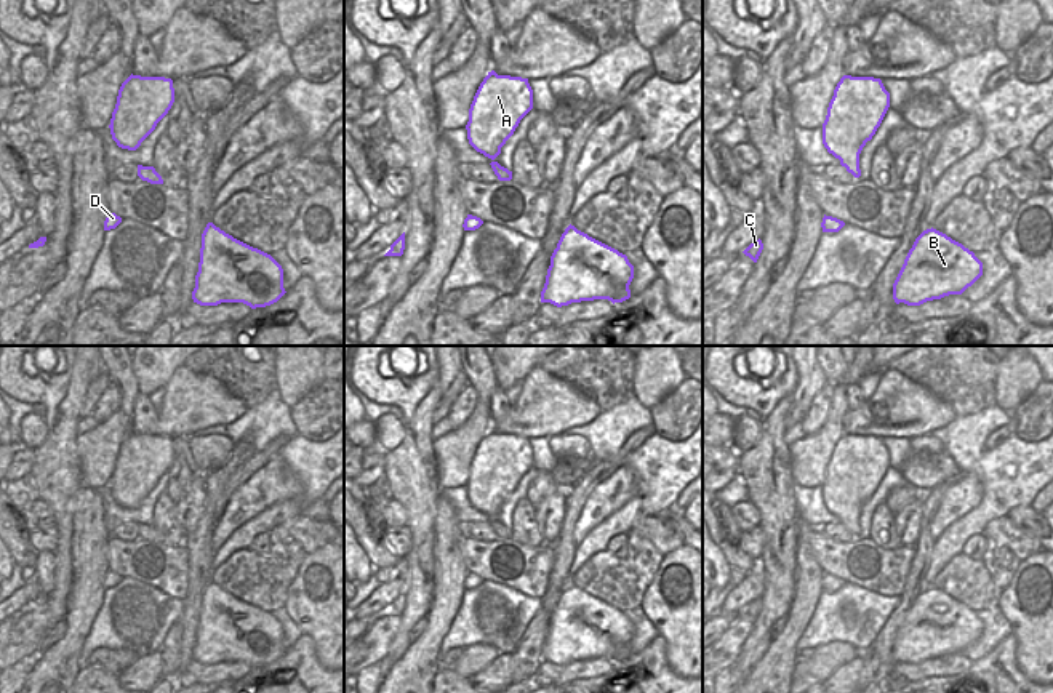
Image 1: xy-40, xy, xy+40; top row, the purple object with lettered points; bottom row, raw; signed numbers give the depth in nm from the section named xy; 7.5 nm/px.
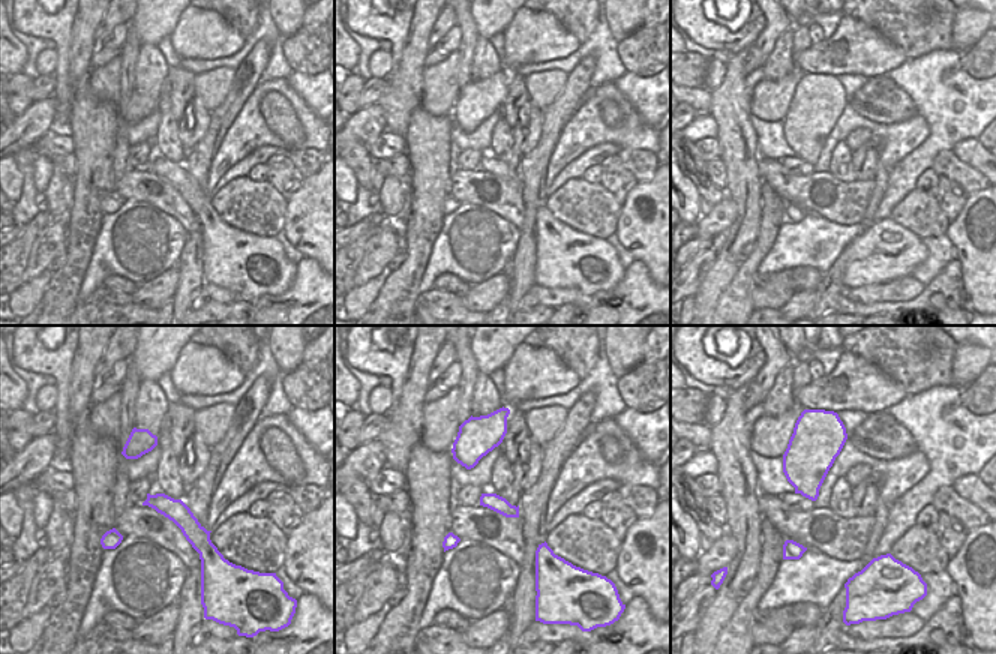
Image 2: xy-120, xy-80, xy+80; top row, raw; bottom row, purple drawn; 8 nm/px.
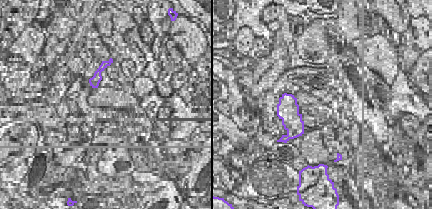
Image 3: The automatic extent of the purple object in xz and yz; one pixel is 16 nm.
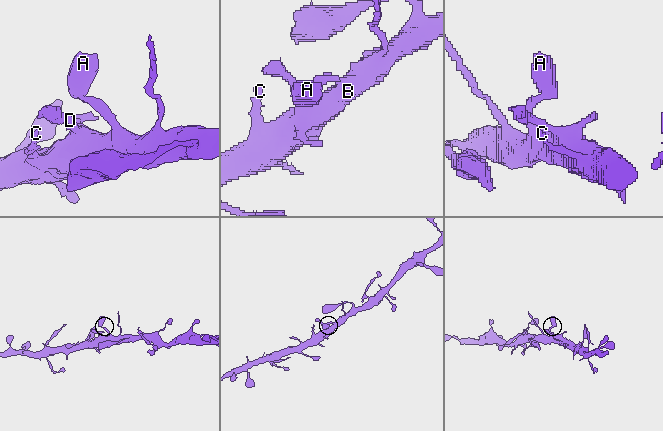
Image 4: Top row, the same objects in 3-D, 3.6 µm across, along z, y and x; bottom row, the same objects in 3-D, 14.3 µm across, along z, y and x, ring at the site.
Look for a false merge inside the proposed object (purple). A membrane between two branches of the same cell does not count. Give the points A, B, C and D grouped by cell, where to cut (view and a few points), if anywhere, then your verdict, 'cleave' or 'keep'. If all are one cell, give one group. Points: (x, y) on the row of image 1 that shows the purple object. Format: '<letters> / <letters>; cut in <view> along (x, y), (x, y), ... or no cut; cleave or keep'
A B C D; no cut; keep

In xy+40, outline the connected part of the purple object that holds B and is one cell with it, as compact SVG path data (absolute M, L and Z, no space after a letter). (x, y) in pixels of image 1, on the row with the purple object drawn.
M936 229L923 230L909 250L893 283L896 304L920 306L962 294L983 275L973 251Z

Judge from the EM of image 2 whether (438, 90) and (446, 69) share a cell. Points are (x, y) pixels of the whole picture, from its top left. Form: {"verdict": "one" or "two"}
{"verdict": "one"}

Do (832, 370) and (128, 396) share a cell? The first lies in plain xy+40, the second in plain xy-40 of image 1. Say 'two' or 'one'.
one

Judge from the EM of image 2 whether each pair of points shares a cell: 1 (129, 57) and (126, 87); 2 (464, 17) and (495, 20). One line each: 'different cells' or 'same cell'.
1: same cell
2: different cells

